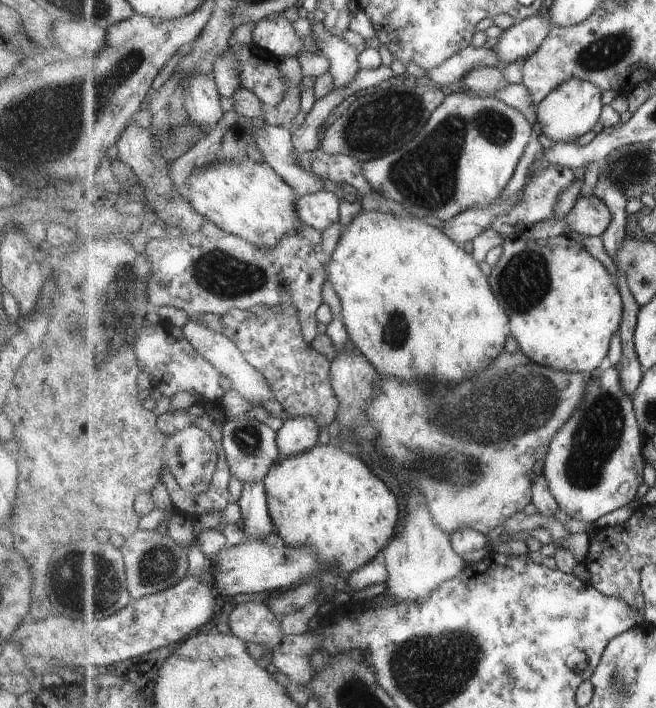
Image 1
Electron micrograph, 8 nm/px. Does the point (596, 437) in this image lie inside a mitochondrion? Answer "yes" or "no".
yes

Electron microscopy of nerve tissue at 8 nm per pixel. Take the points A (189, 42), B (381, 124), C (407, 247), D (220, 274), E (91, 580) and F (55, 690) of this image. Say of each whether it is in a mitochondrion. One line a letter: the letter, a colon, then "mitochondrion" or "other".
A: other
B: mitochondrion
C: other
D: mitochondrion
E: mitochondrion
F: other

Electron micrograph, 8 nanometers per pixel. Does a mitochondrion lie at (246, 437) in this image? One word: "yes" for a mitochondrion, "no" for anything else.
yes

